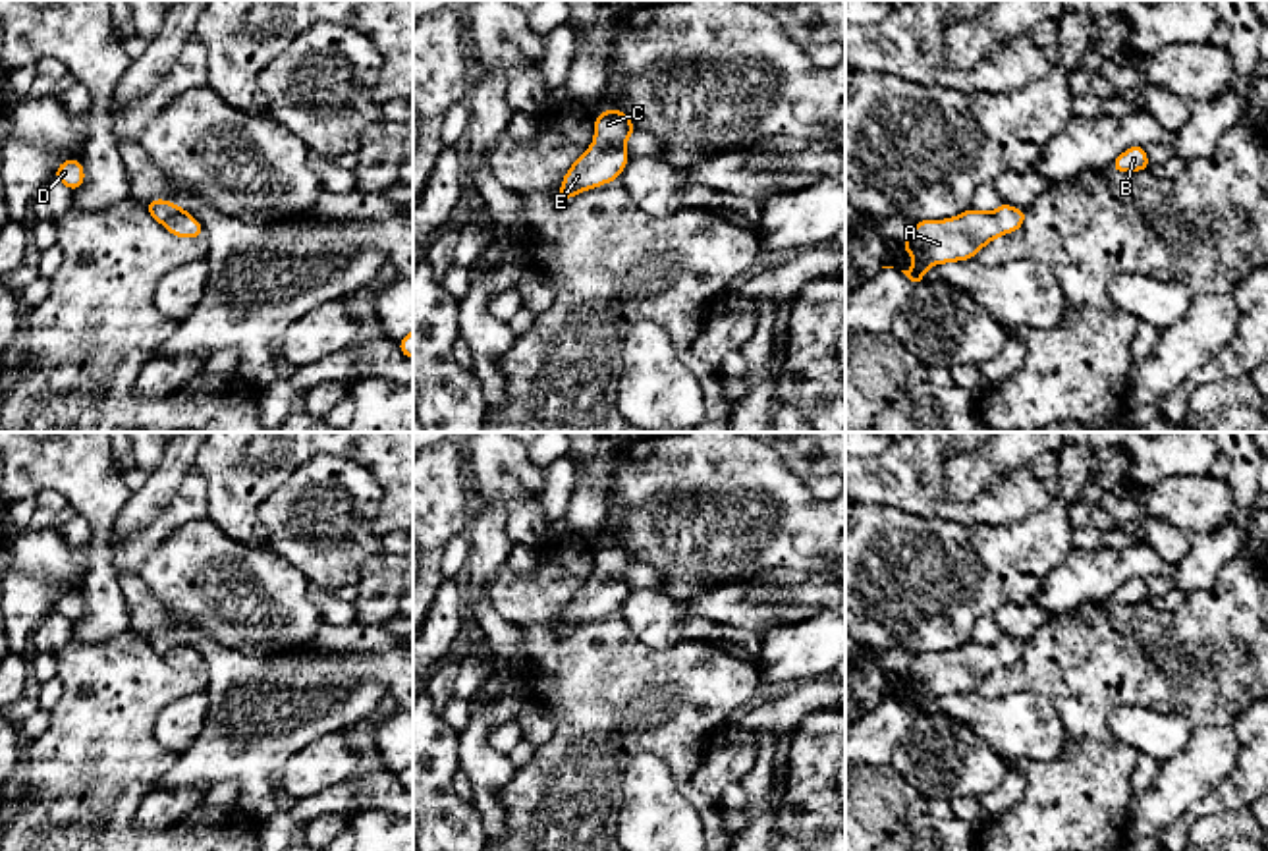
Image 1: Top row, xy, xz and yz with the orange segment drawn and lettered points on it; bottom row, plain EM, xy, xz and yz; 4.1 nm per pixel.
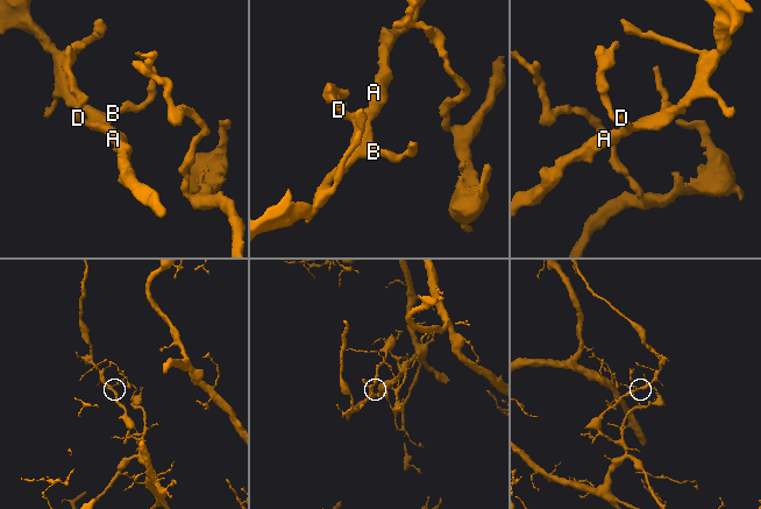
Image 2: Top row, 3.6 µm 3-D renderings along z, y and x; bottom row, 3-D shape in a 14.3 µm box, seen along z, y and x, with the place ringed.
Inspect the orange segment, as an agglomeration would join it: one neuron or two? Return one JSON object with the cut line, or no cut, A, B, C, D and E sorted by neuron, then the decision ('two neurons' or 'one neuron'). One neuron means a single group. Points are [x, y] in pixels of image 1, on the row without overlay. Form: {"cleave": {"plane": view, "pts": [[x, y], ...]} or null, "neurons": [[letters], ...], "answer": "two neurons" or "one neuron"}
{"cleave": null, "neurons": [["A", "B", "C", "D", "E"]], "answer": "one neuron"}

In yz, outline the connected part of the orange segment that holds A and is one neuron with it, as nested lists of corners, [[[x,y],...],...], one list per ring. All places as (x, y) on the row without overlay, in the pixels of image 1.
[[[1000,635],[994,646],[969,641],[950,652],[921,652],[899,675],[915,689],[915,697],[901,704],[911,714],[921,714],[930,697],[975,691],[988,673],[1017,664],[1027,645]]]

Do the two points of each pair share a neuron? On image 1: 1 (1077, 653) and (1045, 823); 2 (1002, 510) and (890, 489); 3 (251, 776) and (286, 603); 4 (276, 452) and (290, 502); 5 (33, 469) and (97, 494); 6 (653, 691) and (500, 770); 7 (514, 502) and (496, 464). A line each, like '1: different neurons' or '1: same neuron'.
1: same neuron
2: same neuron
3: different neurons
4: different neurons
5: same neuron
6: different neurons
7: same neuron

